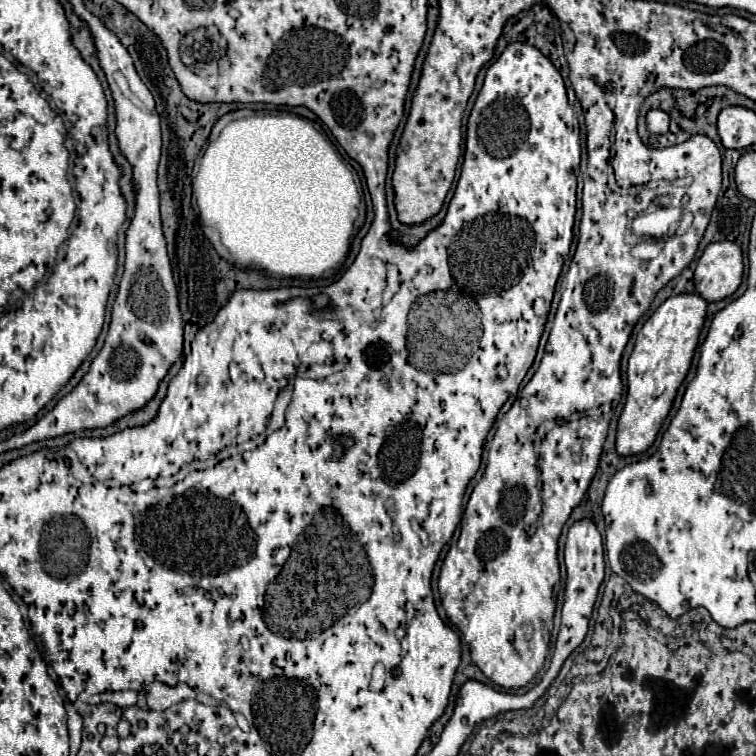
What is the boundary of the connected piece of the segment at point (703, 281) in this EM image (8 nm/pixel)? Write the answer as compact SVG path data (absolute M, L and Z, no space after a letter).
M713 242L697 260L693 284L695 292L707 302L731 296L743 278L743 254L733 242Z

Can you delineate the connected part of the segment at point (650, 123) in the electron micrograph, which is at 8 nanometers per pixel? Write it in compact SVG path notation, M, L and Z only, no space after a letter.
M651 110L647 114L647 130L651 134L663 134L669 128L669 116L663 110Z

